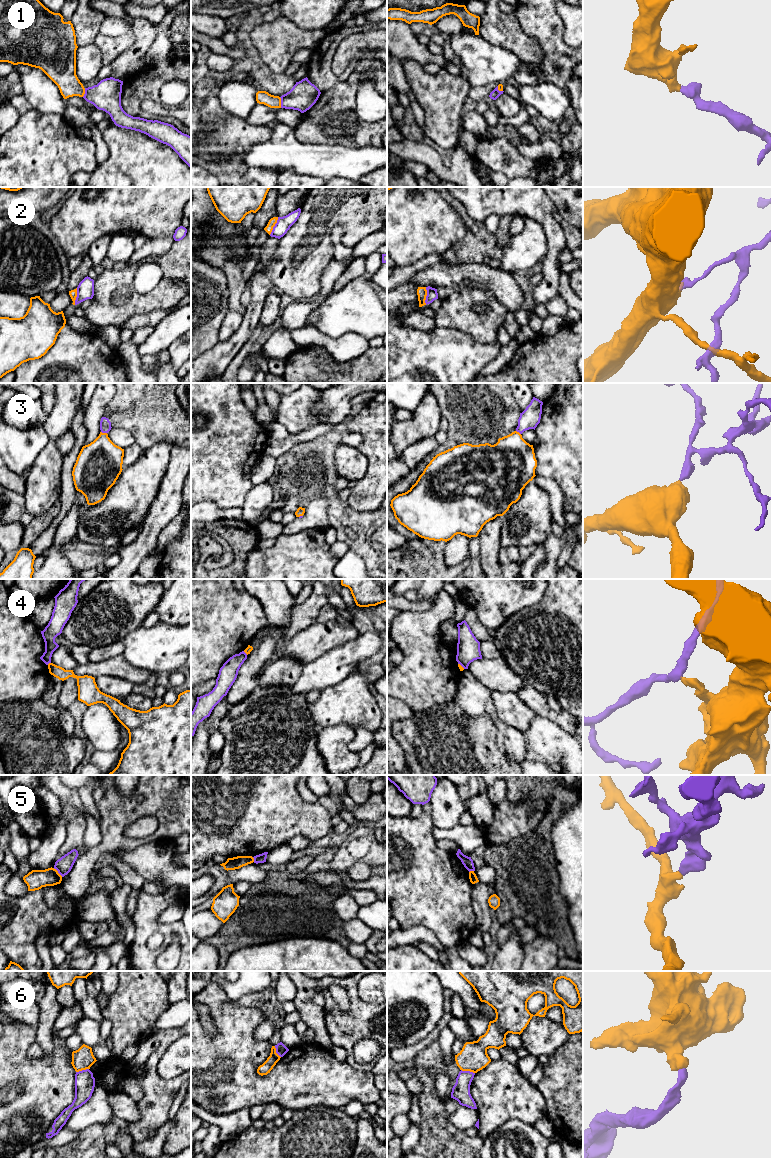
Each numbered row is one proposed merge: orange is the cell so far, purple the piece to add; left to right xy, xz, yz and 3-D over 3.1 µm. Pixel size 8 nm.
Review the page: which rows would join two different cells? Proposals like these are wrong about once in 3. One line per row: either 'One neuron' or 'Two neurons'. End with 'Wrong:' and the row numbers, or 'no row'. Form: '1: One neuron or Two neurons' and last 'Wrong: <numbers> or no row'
1: One neuron
2: Two neurons
3: One neuron
4: Two neurons
5: Two neurons
6: Two neurons
Wrong: 2, 4, 5, 6

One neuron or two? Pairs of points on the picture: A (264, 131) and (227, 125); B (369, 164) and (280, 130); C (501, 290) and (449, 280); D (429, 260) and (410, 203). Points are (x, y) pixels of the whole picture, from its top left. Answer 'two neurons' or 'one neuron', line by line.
A: one neuron
B: one neuron
C: one neuron
D: two neurons

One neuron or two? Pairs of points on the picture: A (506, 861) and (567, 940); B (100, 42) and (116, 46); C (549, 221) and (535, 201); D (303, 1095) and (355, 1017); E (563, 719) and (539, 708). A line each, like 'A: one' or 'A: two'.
A: one
B: one
C: one
D: two
E: one

